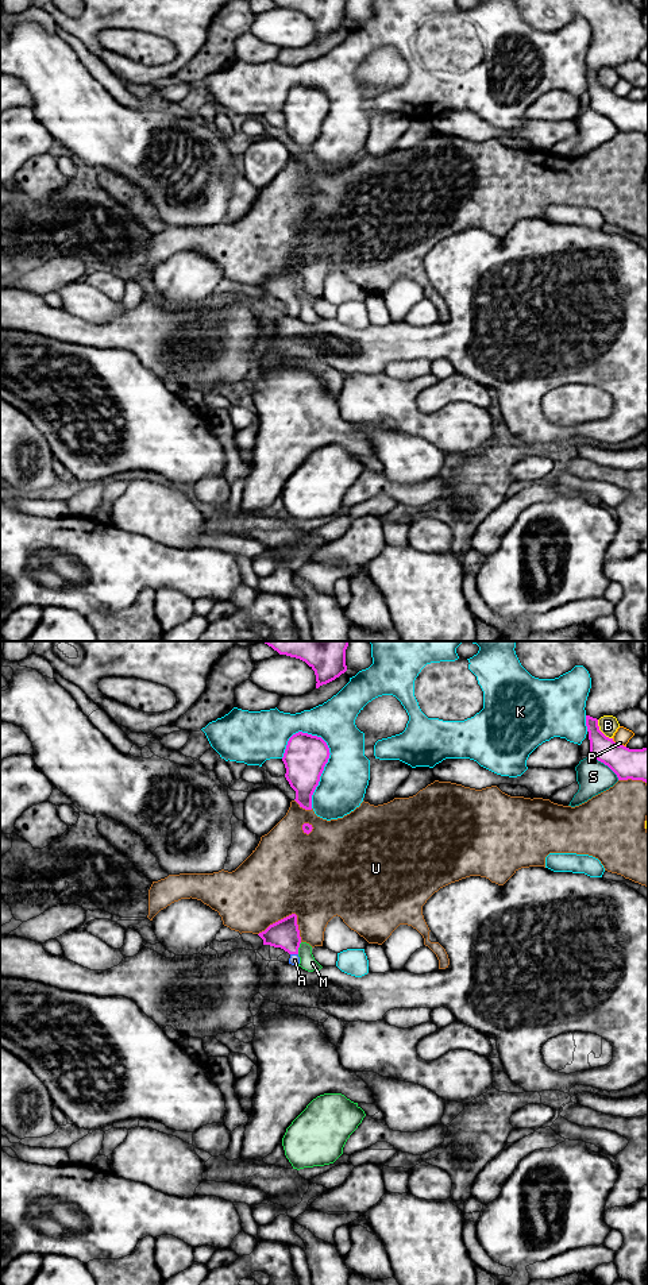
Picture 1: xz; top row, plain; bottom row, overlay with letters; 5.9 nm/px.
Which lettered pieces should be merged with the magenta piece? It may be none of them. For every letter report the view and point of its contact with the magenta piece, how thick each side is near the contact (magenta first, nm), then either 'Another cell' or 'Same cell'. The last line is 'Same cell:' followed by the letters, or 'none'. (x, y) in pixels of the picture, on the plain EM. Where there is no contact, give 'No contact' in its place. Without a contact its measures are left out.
A: Touches magenta at xz (294, 305). Thickness 170 nm (magenta) against 60 nm. Same cell
B: Touches magenta at xz (600, 83). Thickness 180 nm (magenta) against 110 nm. Another cell
K: Touches magenta at xz (327, 114). Thickness 260 nm (magenta) against 280 nm. Another cell
M: Touches magenta at xz (299, 298). Thickness 170 nm (magenta) against 100 nm. Another cell
P: Touches magenta at xz (617, 96). Thickness 200 nm (magenta) against 90 nm. Another cell
S: Touches magenta at xz (605, 116). Thickness 200 nm (magenta) against 200 nm. Another cell
U: Touches magenta at xz (290, 267). Thickness 170 nm (magenta) against 480 nm. Another cell
Same cell: A

